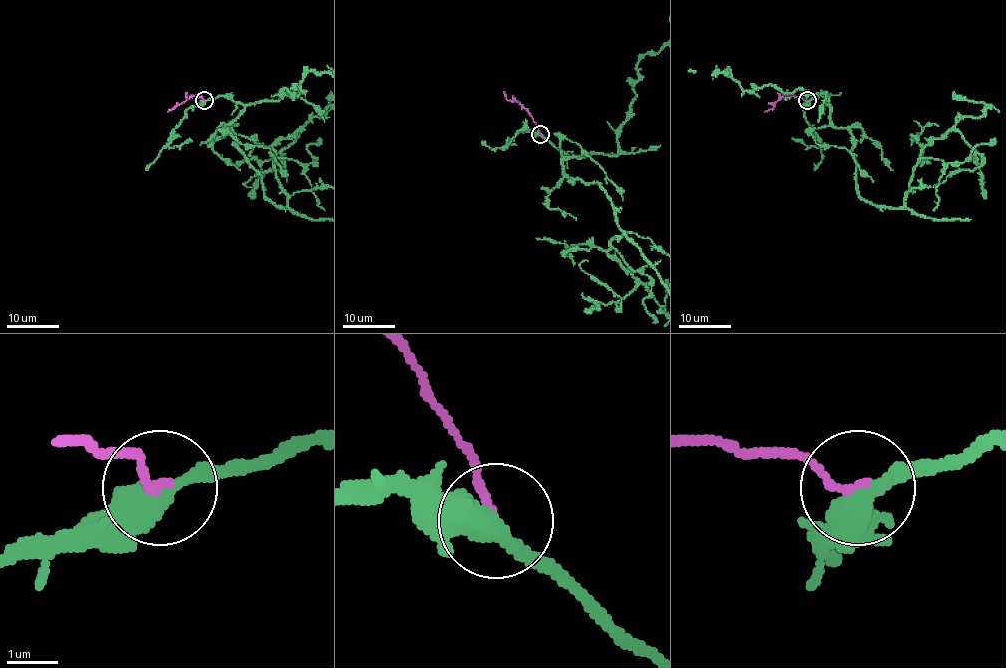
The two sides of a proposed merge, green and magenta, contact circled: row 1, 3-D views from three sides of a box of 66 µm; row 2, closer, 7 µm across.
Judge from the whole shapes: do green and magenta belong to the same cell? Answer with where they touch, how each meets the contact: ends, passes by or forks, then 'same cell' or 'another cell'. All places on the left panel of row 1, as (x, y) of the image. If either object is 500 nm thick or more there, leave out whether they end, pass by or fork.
(204, 100) | green passes by | magenta ends | another cell

